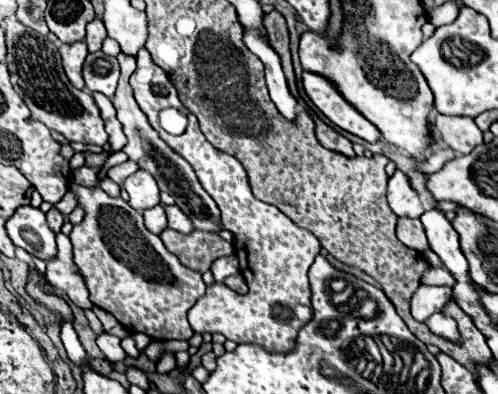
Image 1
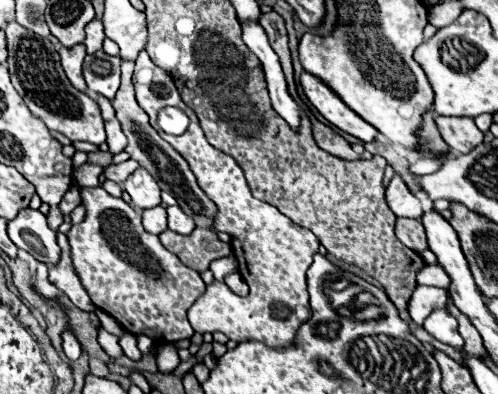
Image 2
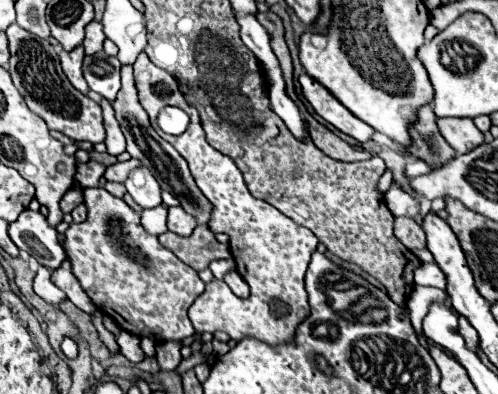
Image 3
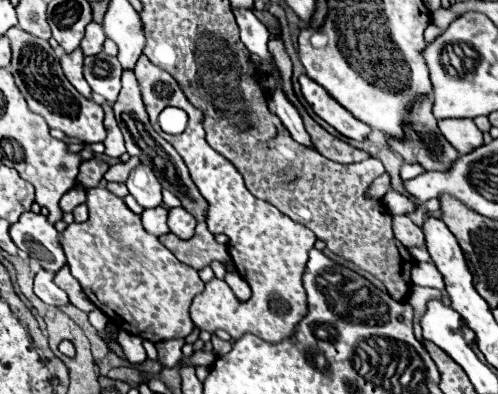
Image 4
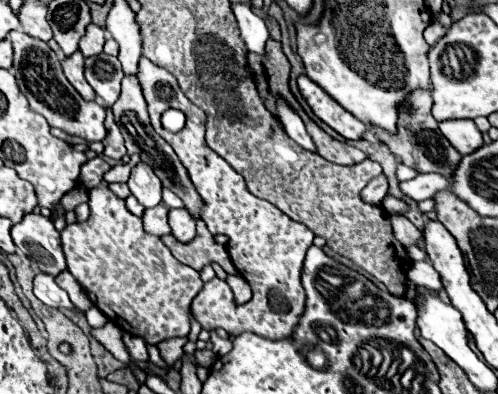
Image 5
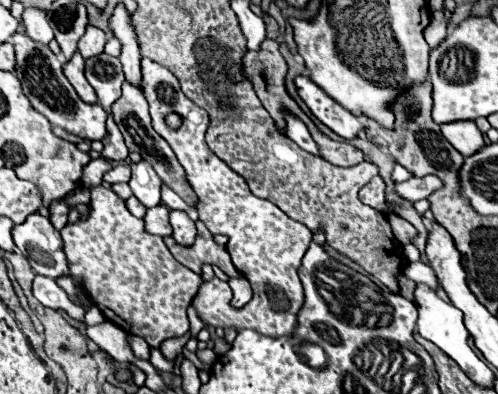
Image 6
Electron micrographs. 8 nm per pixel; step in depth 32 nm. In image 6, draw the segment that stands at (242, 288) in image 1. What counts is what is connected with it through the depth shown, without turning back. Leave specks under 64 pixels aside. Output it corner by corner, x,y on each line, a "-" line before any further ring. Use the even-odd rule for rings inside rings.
230,278
228,284
230,284
232,294
234,294
232,296
232,306
234,308
246,306
250,302
250,298
252,298
252,288
250,288
248,280
246,278

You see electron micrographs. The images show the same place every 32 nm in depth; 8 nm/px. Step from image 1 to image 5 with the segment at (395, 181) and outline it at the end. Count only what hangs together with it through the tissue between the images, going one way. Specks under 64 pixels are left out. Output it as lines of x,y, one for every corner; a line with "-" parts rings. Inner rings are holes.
386,196
384,198
384,210
388,212
388,214
400,214
402,210
406,210
408,206
402,202
402,200
398,200
398,198
392,198
392,196

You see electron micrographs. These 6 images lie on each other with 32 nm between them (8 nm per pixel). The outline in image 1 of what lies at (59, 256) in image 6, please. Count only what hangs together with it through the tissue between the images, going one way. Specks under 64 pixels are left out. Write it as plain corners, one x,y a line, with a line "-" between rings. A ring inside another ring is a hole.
22,206
16,214
6,222
6,230
10,240
30,252
32,256
48,262
56,258
56,234
48,228
46,216
40,208

